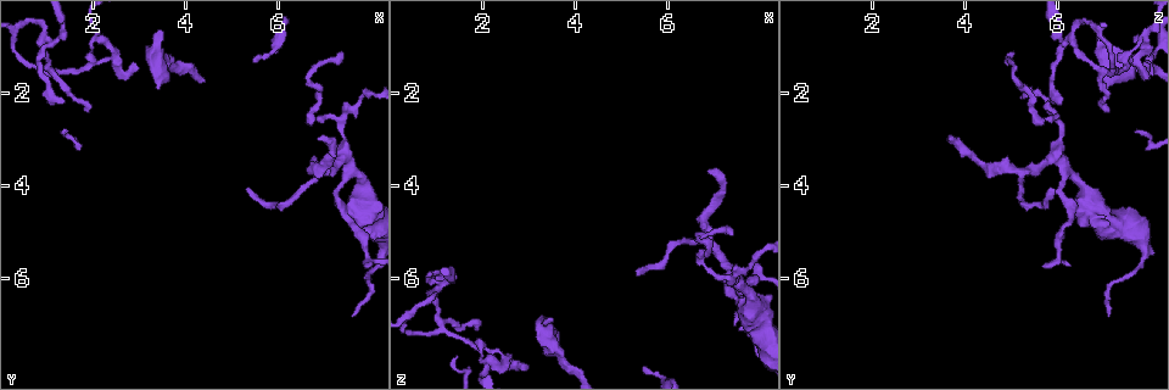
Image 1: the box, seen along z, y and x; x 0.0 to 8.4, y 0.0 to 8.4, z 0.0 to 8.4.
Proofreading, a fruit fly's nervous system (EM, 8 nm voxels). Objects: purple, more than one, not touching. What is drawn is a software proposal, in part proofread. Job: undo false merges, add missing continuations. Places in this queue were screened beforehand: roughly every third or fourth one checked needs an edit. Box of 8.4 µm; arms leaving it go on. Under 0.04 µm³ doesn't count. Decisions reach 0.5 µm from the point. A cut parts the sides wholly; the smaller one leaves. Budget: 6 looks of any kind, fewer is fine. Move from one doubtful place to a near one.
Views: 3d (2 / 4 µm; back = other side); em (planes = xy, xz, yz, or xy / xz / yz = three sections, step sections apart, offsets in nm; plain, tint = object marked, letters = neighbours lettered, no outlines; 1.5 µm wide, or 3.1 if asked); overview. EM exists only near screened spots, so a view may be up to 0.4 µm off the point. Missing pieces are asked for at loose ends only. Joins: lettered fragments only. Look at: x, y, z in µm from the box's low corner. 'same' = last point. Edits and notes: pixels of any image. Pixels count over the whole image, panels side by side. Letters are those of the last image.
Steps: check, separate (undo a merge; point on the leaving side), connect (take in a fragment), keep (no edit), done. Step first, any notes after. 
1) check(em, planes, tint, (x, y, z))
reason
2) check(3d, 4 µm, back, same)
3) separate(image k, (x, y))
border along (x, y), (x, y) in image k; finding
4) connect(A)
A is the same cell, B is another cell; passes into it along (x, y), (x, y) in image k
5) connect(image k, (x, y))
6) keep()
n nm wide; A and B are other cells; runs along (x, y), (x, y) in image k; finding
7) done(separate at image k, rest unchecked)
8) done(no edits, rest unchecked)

check(em, yz, step 4, letters, (3.35, 1.90, 7.00))
thick end

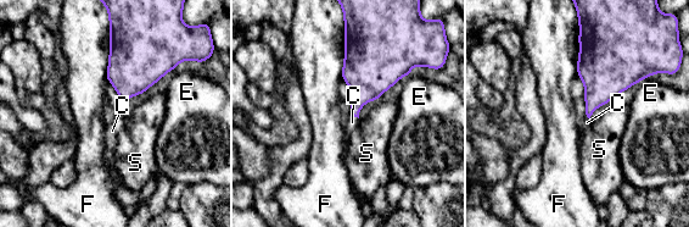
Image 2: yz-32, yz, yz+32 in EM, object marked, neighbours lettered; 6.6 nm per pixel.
connect(C)
C is the same cell, E, F and S are other cells; passes into it along (368, 81), (354, 116), (352, 122) in image 2; the neuron continues

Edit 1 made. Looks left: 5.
check(em, planes, letters, (1.00, 0.85, 6.20))

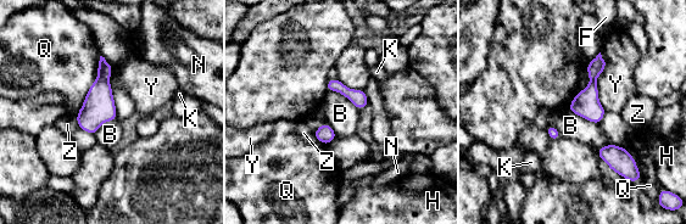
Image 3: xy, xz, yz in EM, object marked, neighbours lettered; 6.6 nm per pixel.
separate(image 3, (104, 70))
170 nm wide; B, F, H, K, N, Q, Y and Z are other cells; border along (98, 77), (107, 80) in image 3; two neurons meet here

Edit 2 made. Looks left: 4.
check(overview)
see it whole again

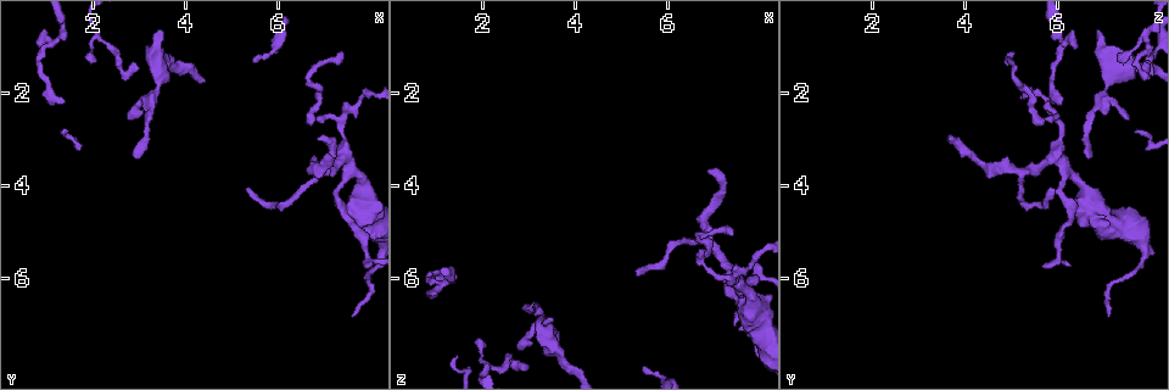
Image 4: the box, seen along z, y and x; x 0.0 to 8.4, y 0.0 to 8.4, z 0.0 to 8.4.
check(3d, 4 µm, (6.90, 3.00, 3.70))
free end

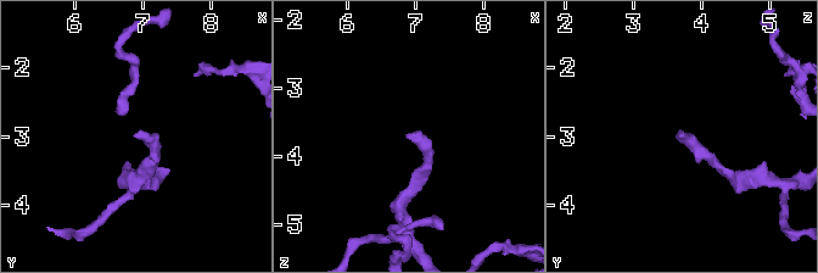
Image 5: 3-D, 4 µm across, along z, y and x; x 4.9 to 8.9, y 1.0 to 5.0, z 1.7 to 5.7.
check(em, planes, letters, (6.90, 2.95, 3.70))

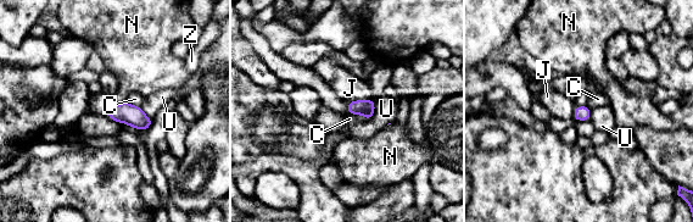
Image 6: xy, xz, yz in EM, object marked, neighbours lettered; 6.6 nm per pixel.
connect(J)
100 nm wide; J is the same cell, C, N, U and Z are other cells; the neuron continues

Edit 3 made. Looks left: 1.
done(connect at image 2, separate at image 3, connect at image 6, rest unchecked)

